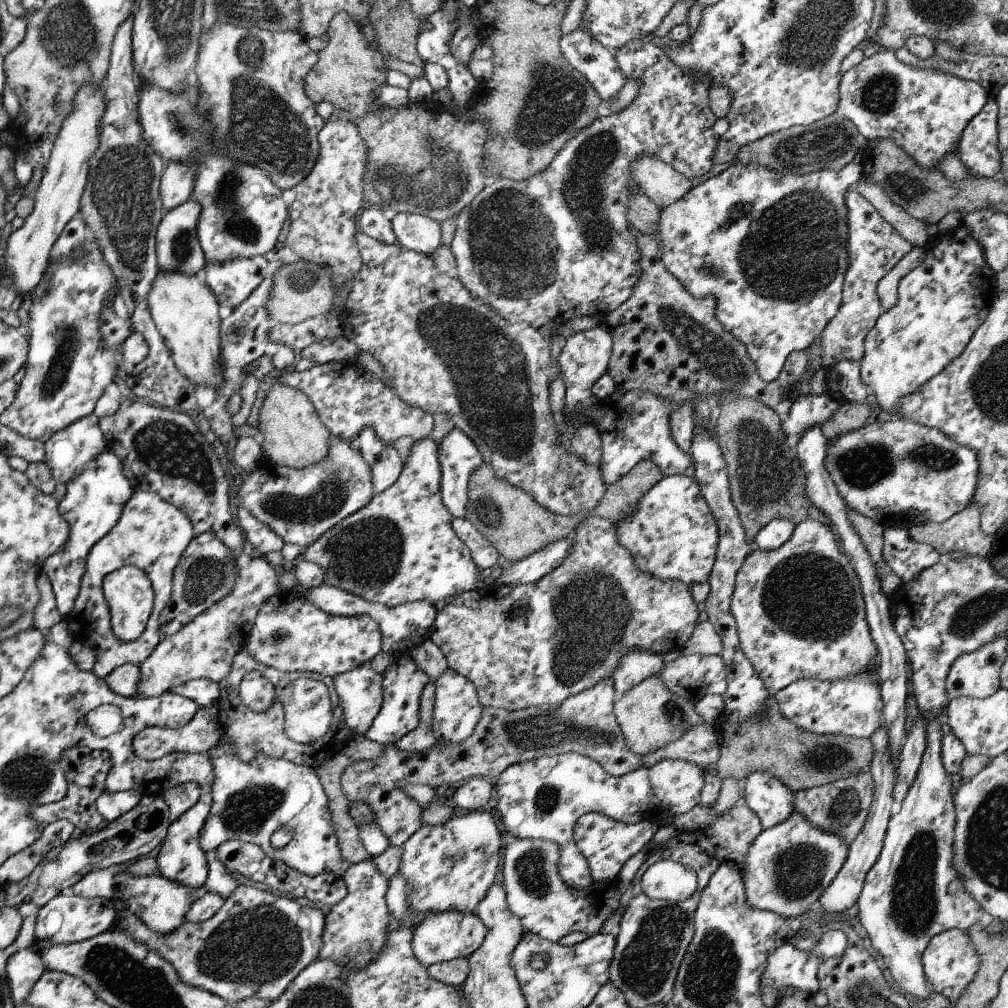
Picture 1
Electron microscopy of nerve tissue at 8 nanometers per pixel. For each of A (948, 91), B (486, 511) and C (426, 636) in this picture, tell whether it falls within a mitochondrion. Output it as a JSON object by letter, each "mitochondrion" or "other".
{"A":"other","B":"mitochondrion","C":"other"}

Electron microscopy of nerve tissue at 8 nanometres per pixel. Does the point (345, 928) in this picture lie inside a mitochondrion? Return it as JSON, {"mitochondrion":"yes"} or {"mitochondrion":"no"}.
{"mitochondrion":"no"}

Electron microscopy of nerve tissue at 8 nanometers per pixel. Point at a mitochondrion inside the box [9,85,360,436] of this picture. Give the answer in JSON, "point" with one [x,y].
{"point":[124,190]}

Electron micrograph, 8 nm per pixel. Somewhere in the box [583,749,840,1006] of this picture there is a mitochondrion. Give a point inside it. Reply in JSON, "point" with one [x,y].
{"point":[647,962]}

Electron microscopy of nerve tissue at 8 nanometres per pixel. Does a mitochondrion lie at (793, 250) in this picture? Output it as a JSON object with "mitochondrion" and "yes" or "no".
{"mitochondrion":"yes"}

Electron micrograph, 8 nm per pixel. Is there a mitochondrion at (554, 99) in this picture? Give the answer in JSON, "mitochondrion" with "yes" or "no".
{"mitochondrion":"yes"}

